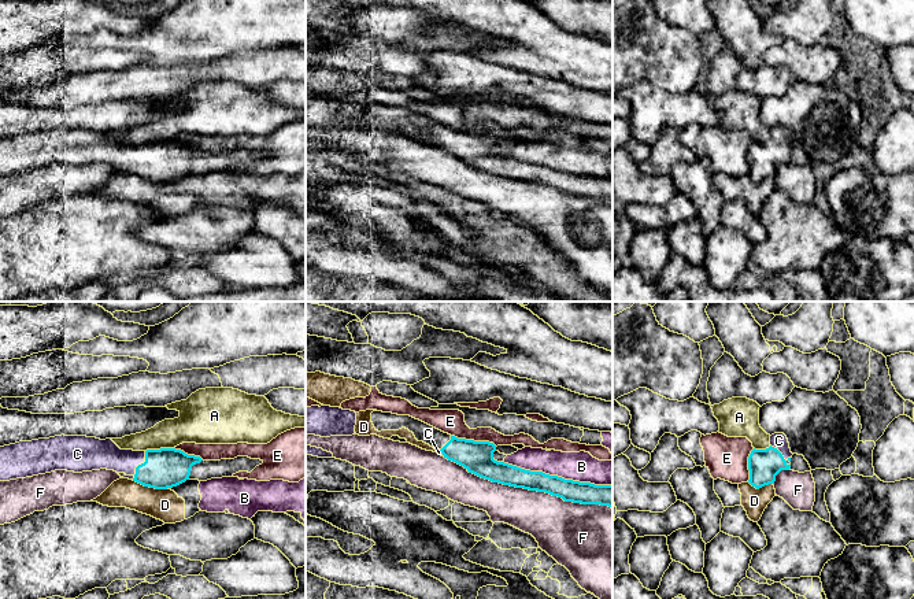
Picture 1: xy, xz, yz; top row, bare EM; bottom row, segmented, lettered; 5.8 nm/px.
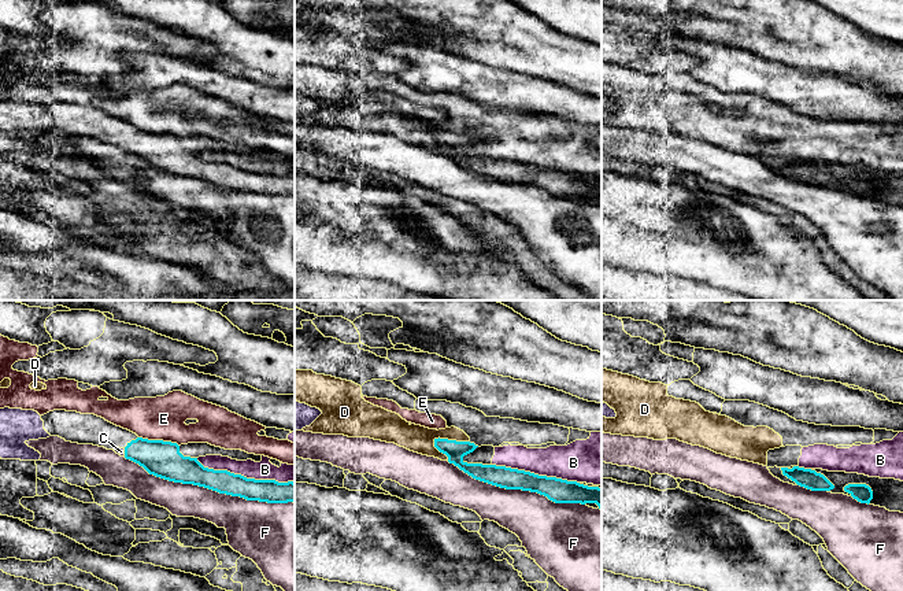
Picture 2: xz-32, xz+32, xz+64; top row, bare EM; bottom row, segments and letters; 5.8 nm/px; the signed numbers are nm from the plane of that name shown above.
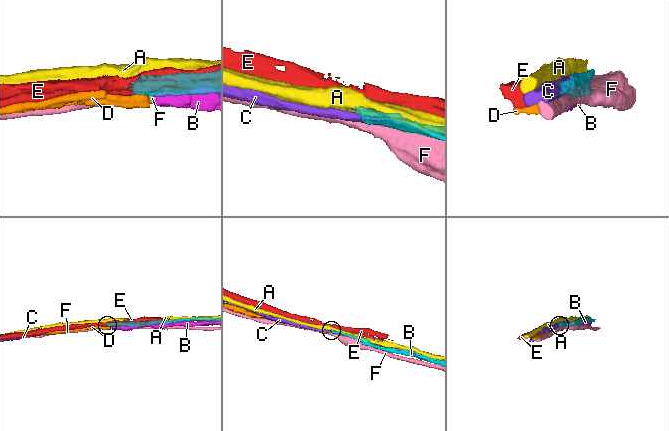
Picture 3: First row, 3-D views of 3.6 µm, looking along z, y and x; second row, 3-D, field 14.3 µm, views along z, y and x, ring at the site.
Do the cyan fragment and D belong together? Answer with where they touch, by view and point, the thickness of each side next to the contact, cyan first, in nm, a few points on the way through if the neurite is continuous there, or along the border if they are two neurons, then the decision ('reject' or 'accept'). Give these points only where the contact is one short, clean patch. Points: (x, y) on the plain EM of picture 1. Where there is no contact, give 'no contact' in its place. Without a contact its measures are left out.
contact xy (150, 180); calibres 240 and 190 nm; border xy (132, 173), (166, 182); reject

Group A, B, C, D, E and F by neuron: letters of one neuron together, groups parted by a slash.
A / B D / C / E / F

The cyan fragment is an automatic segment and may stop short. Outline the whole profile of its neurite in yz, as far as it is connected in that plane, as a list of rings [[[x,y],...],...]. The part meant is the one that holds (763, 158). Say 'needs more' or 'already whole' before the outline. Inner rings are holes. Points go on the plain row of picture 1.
needs more; [[[784,126],[771,127],[769,141],[754,141],[748,149],[748,175],[756,182],[774,177],[781,163],[791,162],[792,148],[787,129]]]

